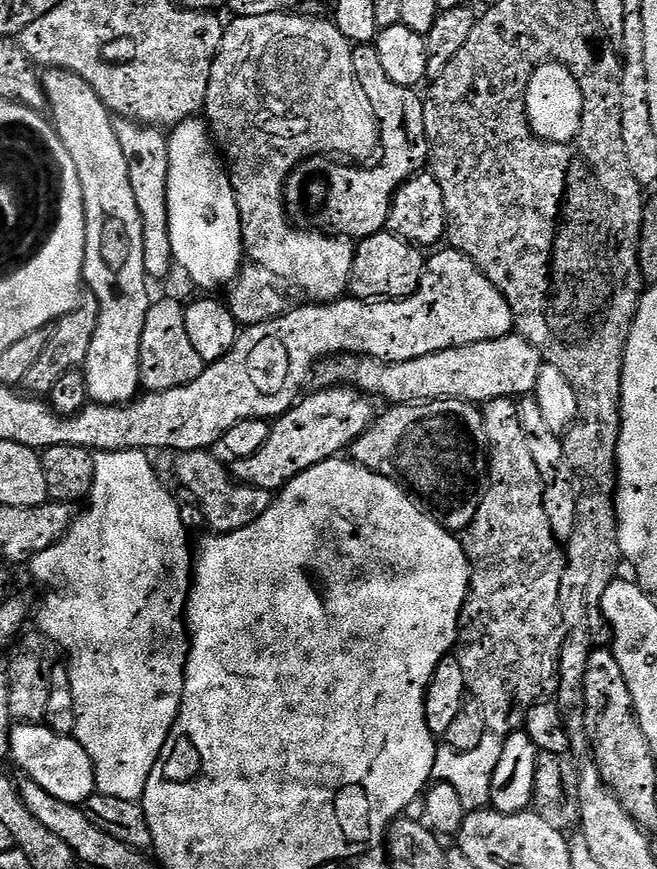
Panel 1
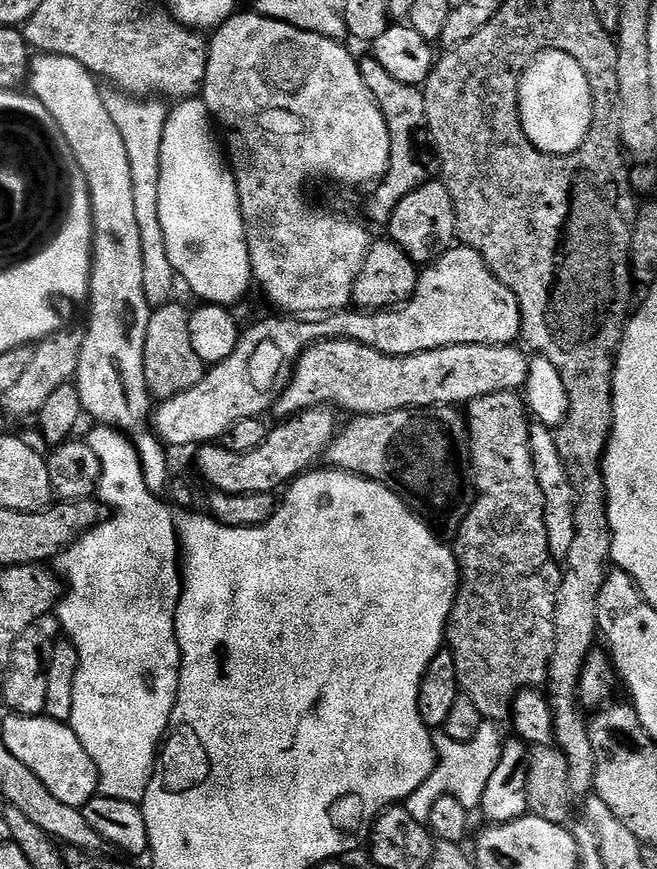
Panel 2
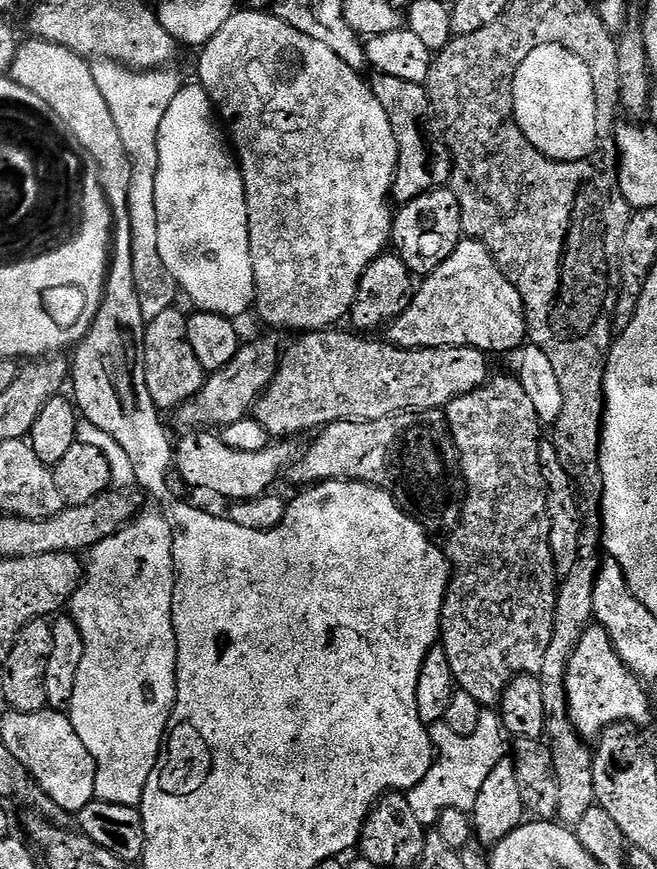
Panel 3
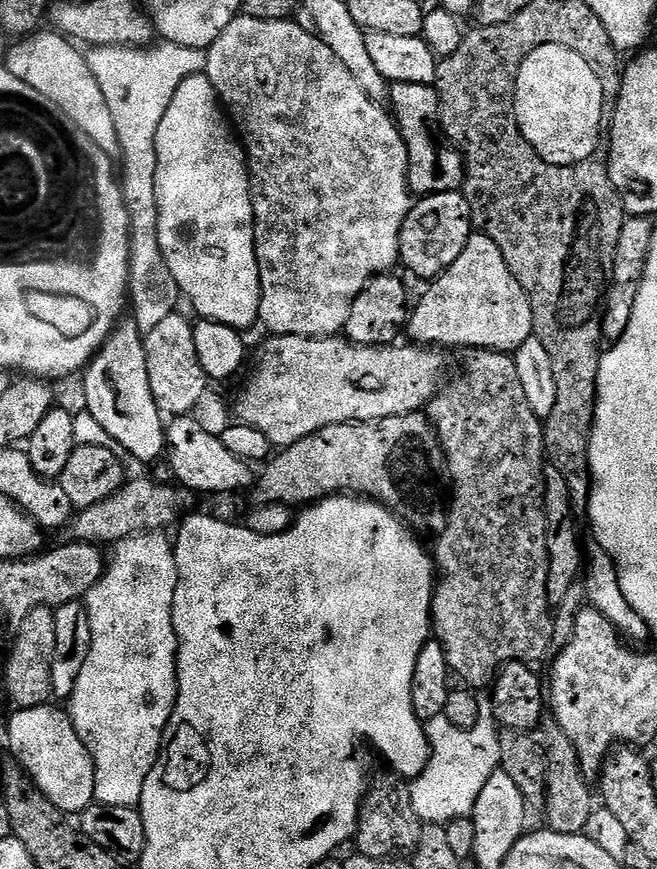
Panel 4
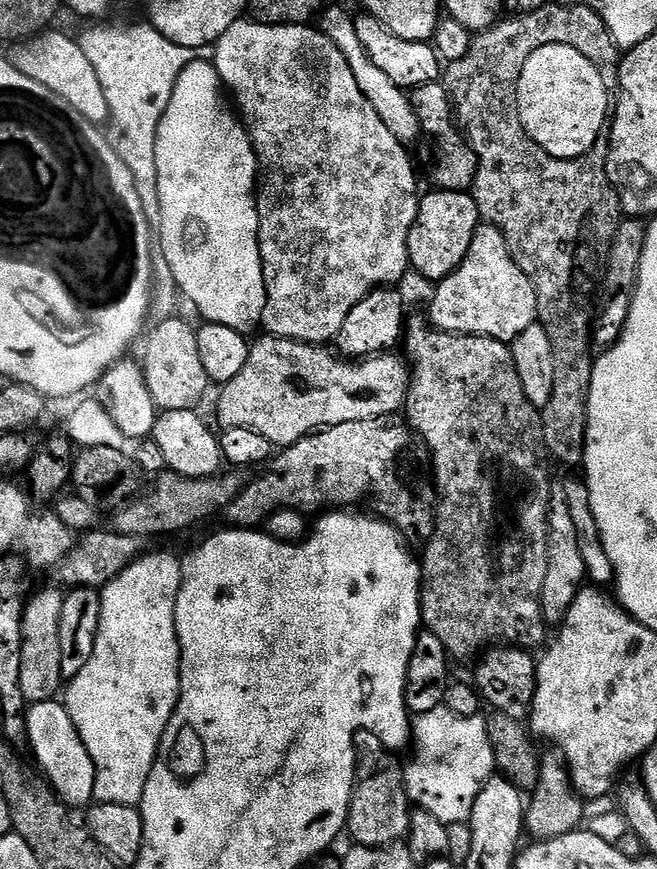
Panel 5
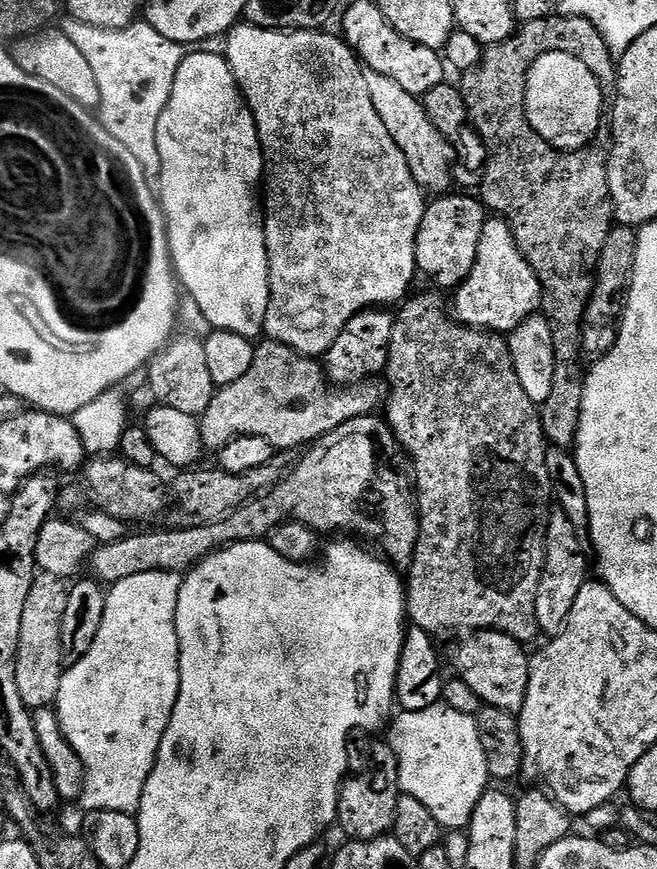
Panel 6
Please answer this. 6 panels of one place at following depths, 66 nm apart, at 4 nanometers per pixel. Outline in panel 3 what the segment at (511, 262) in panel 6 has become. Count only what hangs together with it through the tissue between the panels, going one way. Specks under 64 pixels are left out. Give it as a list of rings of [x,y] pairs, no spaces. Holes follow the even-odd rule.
[[[464,238],[454,250],[454,254],[450,254],[450,258],[446,258],[446,262],[442,262],[442,266],[438,266],[419,281],[408,309],[398,319],[392,321],[387,329],[387,332],[389,331],[387,339],[397,348],[477,348],[479,352],[493,354],[492,352],[512,352],[517,347],[516,352],[525,343],[527,330],[528,323],[524,320],[524,303],[516,287],[504,277],[502,270],[496,265],[496,259],[492,257],[486,245],[480,240]]]

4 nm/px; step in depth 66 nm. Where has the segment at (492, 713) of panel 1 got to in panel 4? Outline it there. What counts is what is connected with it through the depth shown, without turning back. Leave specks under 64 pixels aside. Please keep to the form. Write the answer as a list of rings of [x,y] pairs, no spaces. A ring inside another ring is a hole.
[[[478,348],[465,356],[464,376],[449,379],[426,405],[426,415],[440,439],[443,463],[448,464],[453,488],[448,528],[434,540],[438,579],[432,593],[431,631],[446,654],[449,669],[455,675],[457,672],[465,685],[480,690],[483,684],[488,686],[495,681],[505,664],[533,662],[547,654],[548,647],[554,644],[554,612],[548,603],[544,425],[530,408],[509,353]]]

